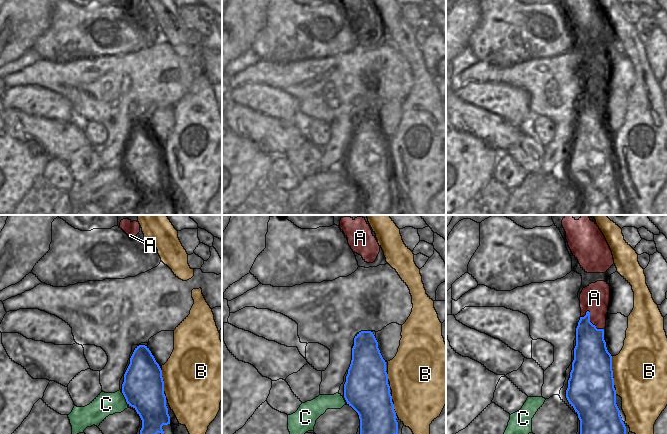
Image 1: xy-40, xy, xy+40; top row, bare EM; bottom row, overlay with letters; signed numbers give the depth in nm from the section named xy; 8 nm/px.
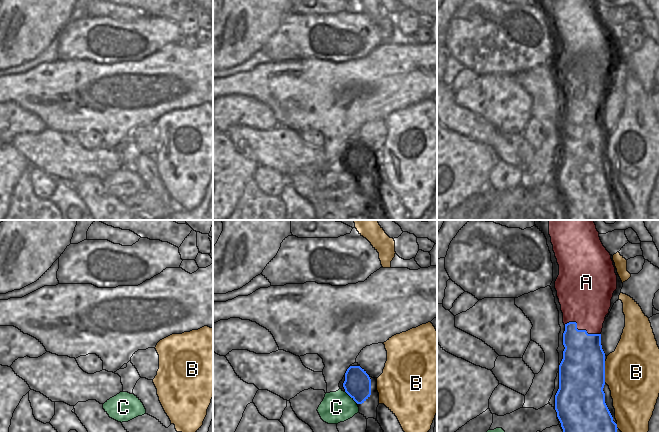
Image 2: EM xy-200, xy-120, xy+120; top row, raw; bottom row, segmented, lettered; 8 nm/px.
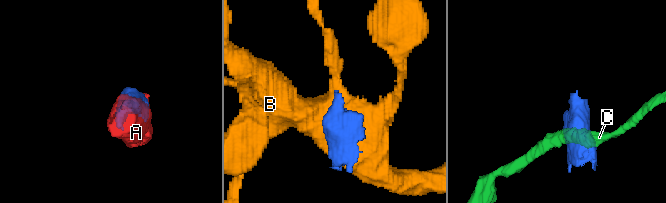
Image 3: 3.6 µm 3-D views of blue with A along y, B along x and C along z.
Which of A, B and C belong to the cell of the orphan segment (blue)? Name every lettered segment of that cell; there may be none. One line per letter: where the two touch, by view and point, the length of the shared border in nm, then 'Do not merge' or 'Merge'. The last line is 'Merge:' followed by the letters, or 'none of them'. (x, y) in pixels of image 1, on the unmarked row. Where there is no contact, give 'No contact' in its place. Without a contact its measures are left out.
A: Touches blue at xy+40 (589, 95). Shared border 220 nm. Merge
B: Touches blue at xy+40 (612, 147). Shared border 240 nm. Do not merge
C: Touches blue at xy-40 (125, 174). Shared border 120 nm. Do not merge
Merge: A.

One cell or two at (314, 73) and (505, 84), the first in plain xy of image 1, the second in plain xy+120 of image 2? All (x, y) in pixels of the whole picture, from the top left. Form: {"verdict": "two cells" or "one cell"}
{"verdict": "two cells"}

